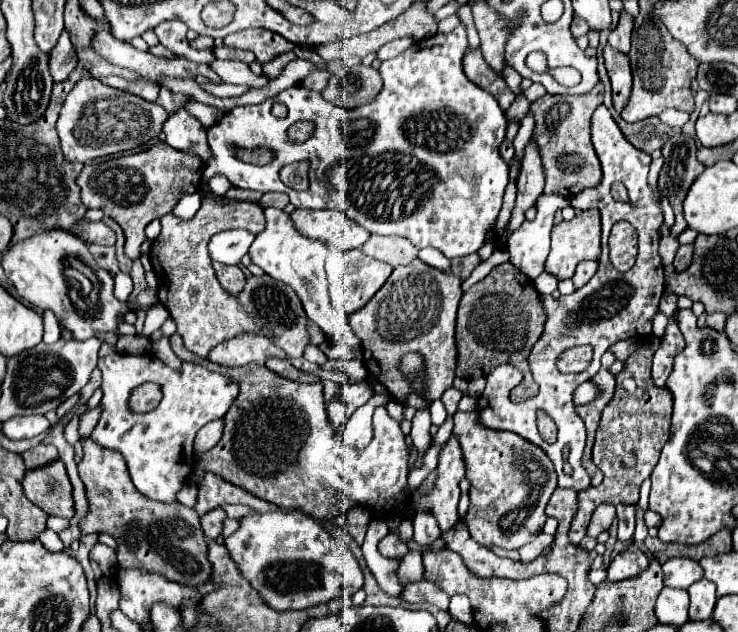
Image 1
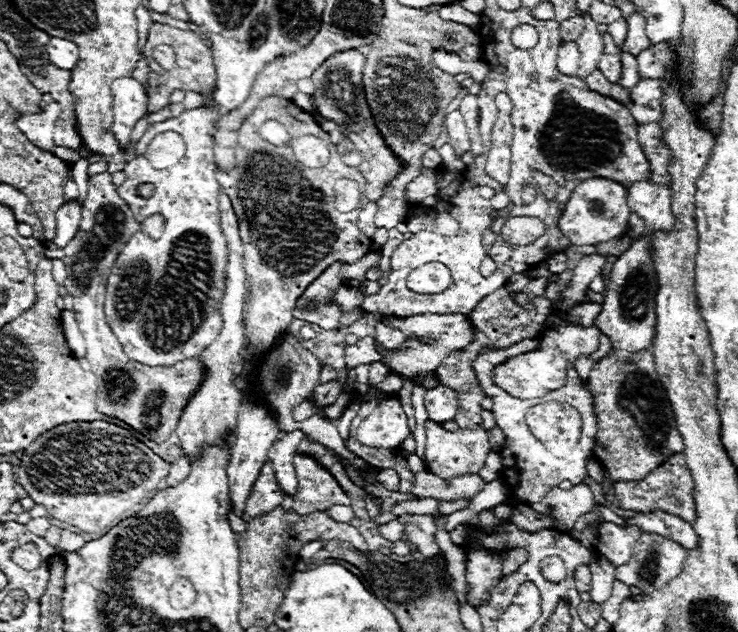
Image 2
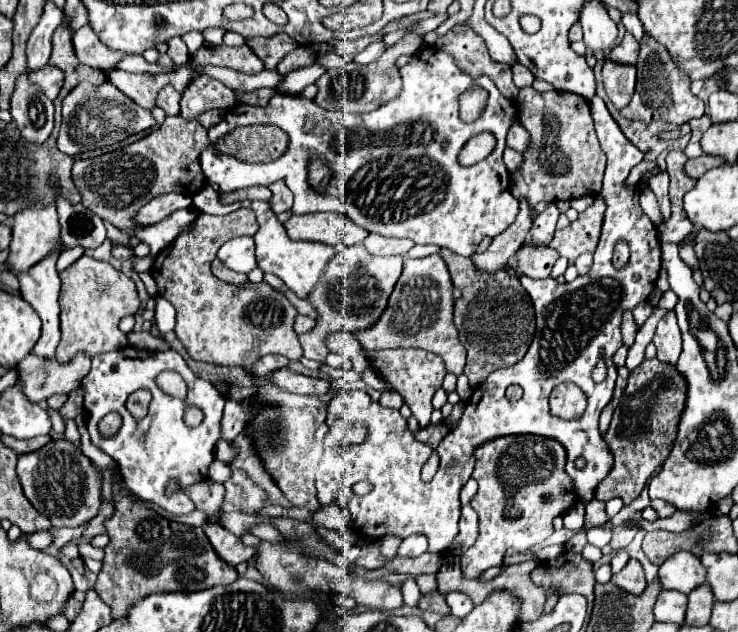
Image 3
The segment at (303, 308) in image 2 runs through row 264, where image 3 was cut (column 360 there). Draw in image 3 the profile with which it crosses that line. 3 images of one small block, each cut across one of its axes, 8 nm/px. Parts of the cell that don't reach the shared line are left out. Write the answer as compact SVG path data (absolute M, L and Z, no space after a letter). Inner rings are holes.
M438 254L420 258L420 260L404 260L402 276L398 278L390 302L382 312L382 318L374 322L374 326L354 332L354 336L362 342L364 350L384 350L384 348L422 348L442 356L446 372L460 376L466 362L466 348L458 340L458 330L452 320L454 300L452 300L452 280L446 264Z

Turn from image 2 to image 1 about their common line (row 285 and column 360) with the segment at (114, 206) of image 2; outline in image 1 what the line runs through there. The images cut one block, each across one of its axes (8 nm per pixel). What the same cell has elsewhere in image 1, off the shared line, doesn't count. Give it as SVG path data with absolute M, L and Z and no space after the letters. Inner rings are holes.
M372 66L338 68L332 72L322 98L342 108L358 108L372 102L382 90L382 76Z

